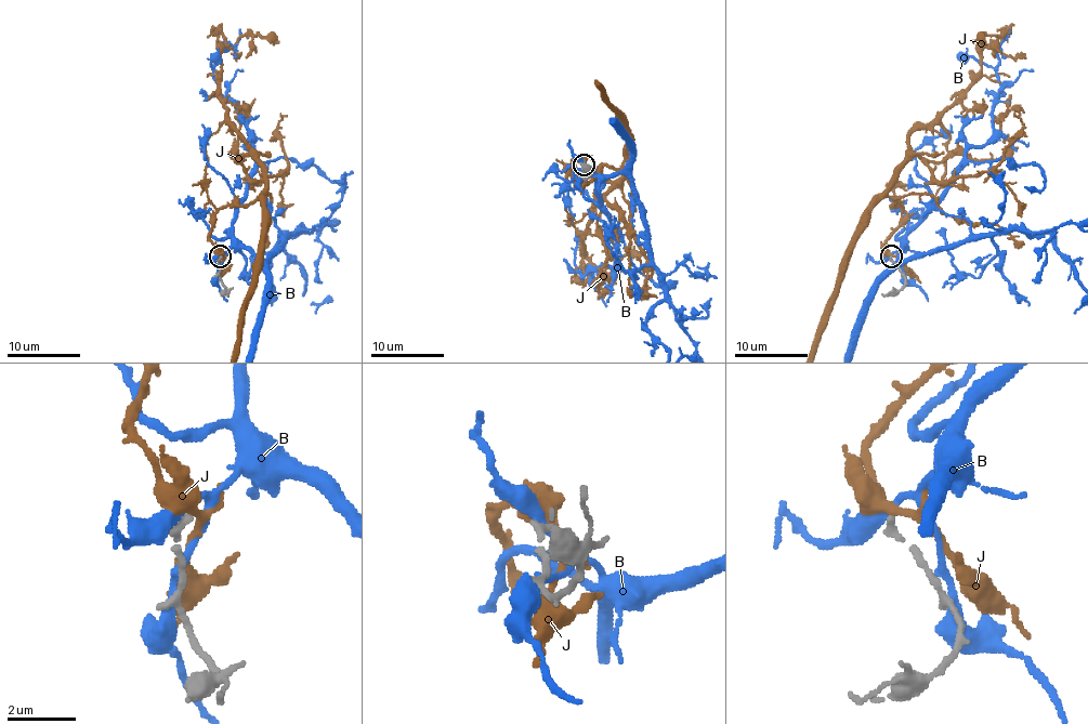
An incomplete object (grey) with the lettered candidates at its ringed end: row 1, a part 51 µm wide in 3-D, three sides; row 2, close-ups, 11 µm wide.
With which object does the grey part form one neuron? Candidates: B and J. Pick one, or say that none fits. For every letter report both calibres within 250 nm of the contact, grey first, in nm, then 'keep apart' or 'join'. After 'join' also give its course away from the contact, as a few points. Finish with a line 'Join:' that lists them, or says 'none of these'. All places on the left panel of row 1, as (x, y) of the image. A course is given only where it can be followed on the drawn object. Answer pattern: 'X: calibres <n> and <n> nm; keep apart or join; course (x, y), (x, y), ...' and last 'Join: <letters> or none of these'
B: calibres 240 and 320 nm; keep apart
J: calibres 240 and 320 nm; keep apart
Join: none of these

